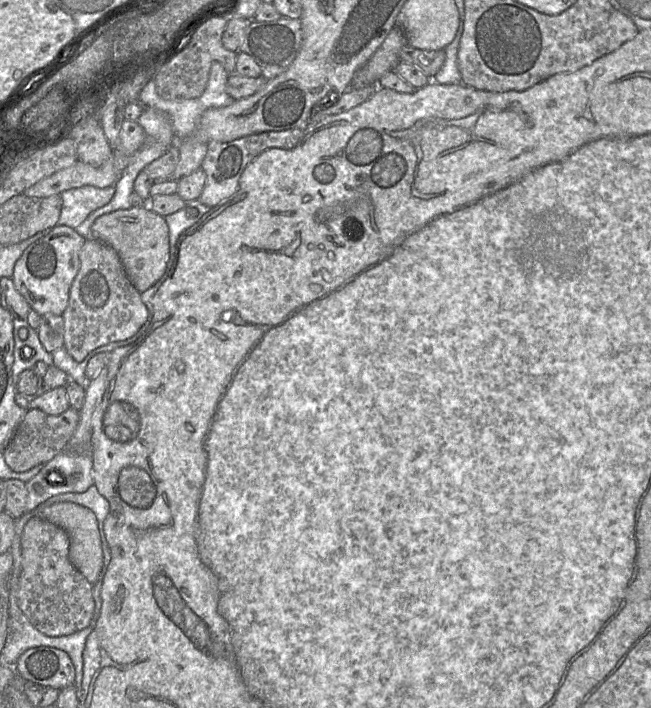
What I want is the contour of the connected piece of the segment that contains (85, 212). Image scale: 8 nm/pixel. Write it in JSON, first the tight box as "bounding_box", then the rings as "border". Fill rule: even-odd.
{"bounding_box":[58,183,115,228],"border":[[[114,183],[105,188],[86,185],[63,191],[58,224],[77,228],[93,211],[109,203],[115,190]]]}

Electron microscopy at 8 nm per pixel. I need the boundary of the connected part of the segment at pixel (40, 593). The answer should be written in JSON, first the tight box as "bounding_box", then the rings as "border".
{"bounding_box":[17,517,95,636],"border":[[[32,517],[21,535],[22,573],[17,603],[32,626],[46,636],[65,636],[91,624],[95,602],[92,585],[69,560],[67,532],[45,519]]]}

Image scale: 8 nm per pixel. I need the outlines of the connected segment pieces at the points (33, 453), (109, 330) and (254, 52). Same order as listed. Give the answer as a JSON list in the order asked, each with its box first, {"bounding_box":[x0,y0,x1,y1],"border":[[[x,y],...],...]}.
[{"bounding_box":[3,407,80,472],"border":[[[70,407],[59,415],[48,415],[40,409],[27,409],[11,441],[3,450],[6,464],[15,472],[25,472],[39,464],[47,463],[66,449],[79,419],[80,412]]]},{"bounding_box":[64,240,148,362],"border":[[[86,240],[79,254],[80,267],[69,291],[64,319],[64,347],[77,362],[93,350],[111,342],[126,340],[138,333],[148,319],[141,293],[128,278],[117,252],[108,244]]]},{"bounding_box":[240,16,302,80],"border":[[[281,16],[277,20],[258,22],[254,19],[246,29],[240,51],[249,54],[260,66],[266,80],[283,73],[295,59],[302,45],[302,27],[299,19]]]}]

